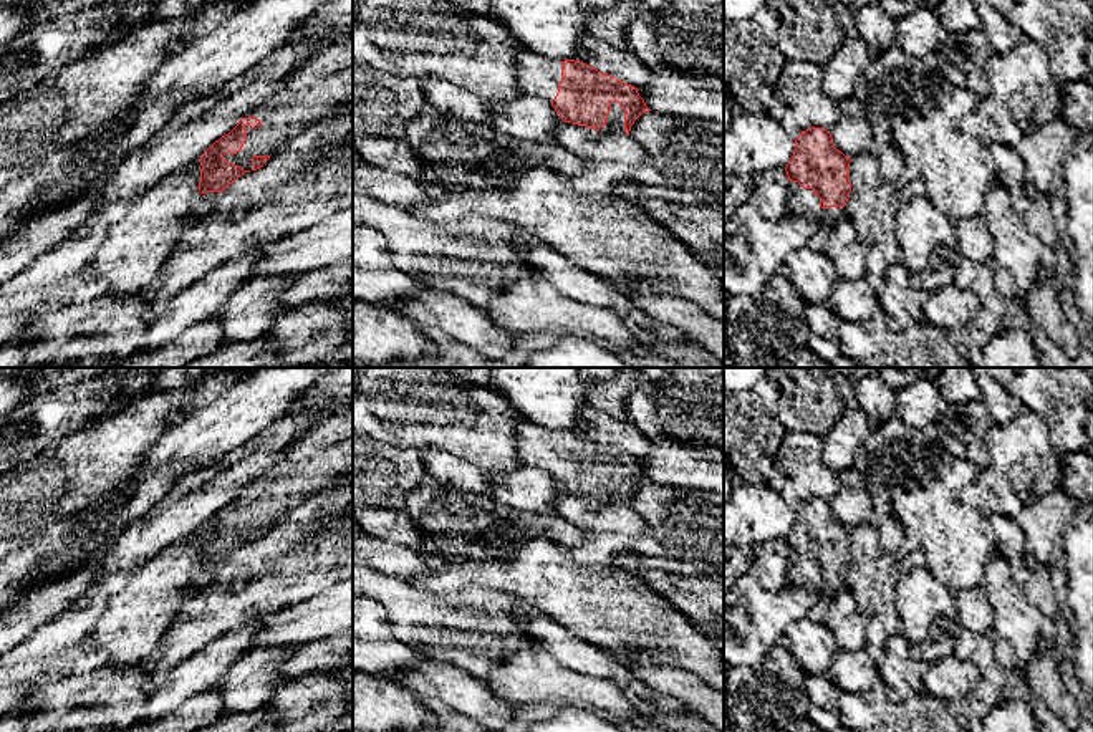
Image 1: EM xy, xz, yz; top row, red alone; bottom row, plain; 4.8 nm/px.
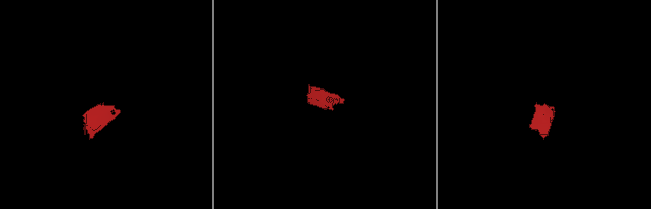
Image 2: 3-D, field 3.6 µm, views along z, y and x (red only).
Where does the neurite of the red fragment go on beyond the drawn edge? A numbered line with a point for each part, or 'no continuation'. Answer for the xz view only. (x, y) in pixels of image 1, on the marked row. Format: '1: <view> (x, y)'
1: xz (539, 77)
2: xz (616, 115)

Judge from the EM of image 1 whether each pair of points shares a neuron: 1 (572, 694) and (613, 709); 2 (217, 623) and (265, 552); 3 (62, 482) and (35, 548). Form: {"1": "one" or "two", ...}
{"1": "one", "2": "one", "3": "two"}

